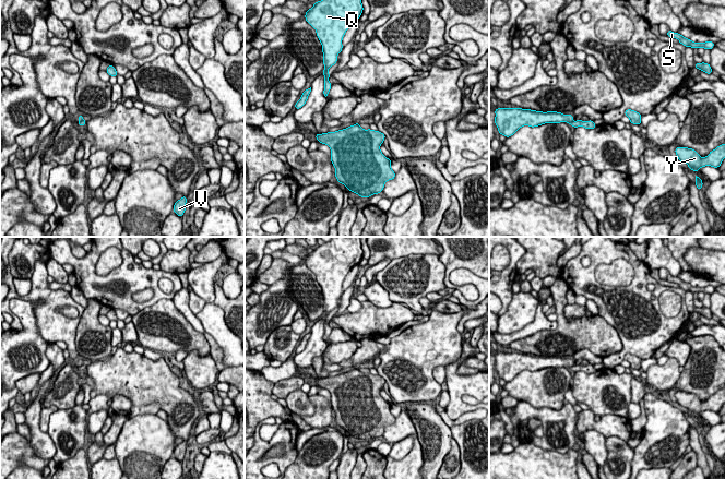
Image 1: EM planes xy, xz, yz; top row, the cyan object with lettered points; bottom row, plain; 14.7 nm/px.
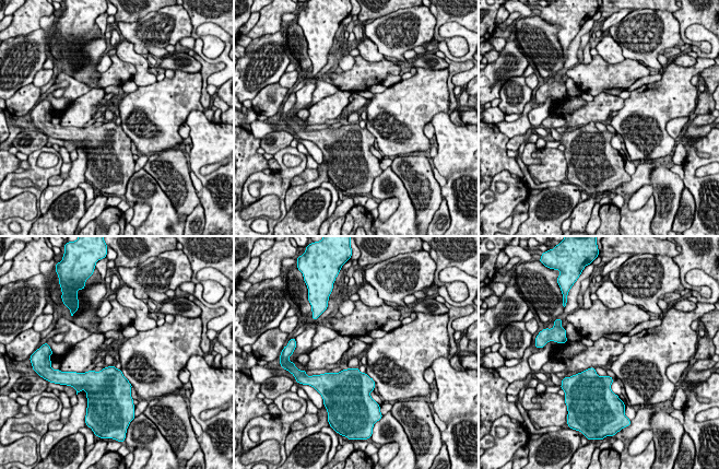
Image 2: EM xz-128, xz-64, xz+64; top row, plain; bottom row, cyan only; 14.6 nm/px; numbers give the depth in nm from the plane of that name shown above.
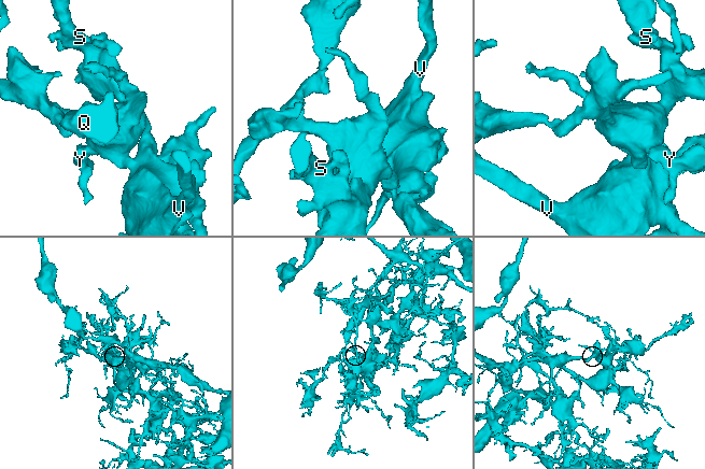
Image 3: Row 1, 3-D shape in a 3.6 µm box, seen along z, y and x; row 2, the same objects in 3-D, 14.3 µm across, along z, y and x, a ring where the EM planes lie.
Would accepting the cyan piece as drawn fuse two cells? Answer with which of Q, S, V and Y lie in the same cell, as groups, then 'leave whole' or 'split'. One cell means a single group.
Q / S V Y; split

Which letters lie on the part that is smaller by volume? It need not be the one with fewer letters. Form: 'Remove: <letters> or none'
Remove: Q

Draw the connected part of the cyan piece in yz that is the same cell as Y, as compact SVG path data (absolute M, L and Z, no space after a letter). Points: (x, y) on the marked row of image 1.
M725 144L718 145L711 151L705 157L701 157L694 149L678 146L675 149L677 158L687 164L692 171L700 171L699 169L705 166L718 168L725 158Z

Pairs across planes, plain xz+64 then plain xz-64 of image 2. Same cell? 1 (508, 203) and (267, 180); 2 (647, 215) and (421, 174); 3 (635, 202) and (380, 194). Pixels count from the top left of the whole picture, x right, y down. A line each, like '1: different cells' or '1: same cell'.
1: same cell
2: different cells
3: different cells

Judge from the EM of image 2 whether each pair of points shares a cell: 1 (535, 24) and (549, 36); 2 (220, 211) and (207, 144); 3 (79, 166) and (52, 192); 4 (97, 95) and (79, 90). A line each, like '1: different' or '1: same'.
1: same
2: same
3: same
4: different

